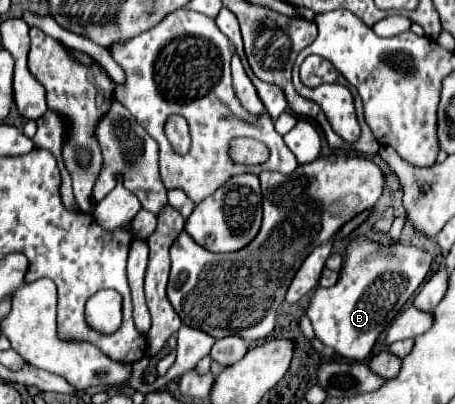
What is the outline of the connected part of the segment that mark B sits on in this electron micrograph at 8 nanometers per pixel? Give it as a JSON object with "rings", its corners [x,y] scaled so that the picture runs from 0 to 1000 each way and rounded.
{"rings":[[[796,587],[774,592],[760,621],[765,641],[756,651],[747,696],[725,715],[695,715],[673,780],[686,795],[695,834],[712,854],[730,859],[760,889],[804,894],[835,824],[862,800],[870,775],[932,696],[949,636],[905,606],[826,606]]]}

